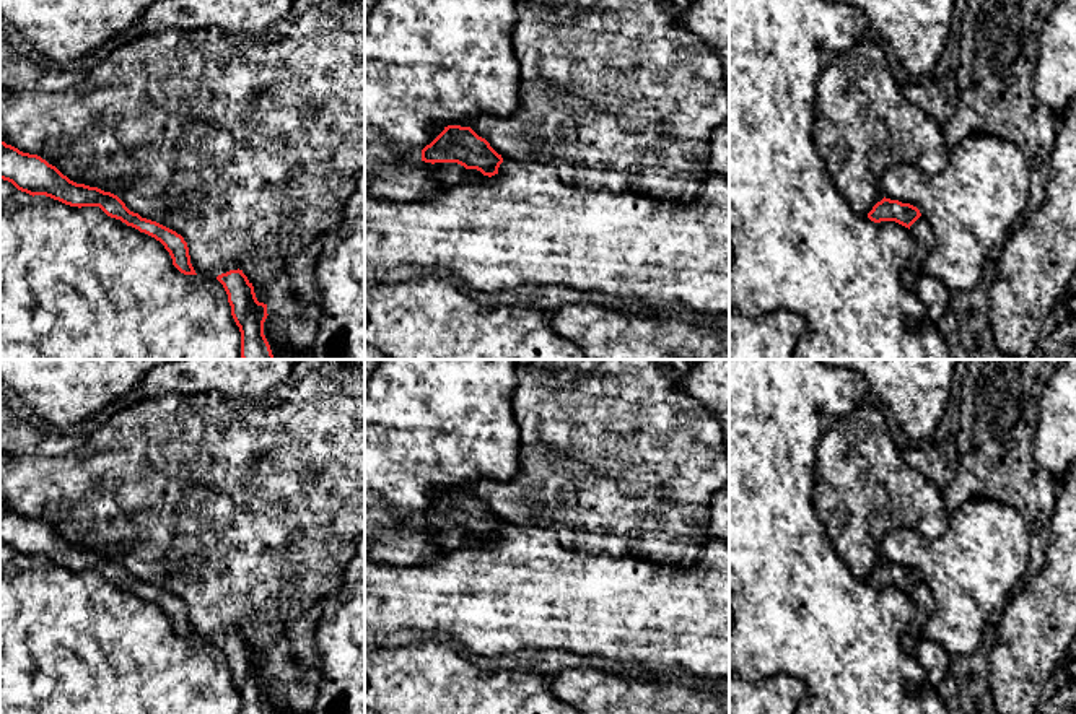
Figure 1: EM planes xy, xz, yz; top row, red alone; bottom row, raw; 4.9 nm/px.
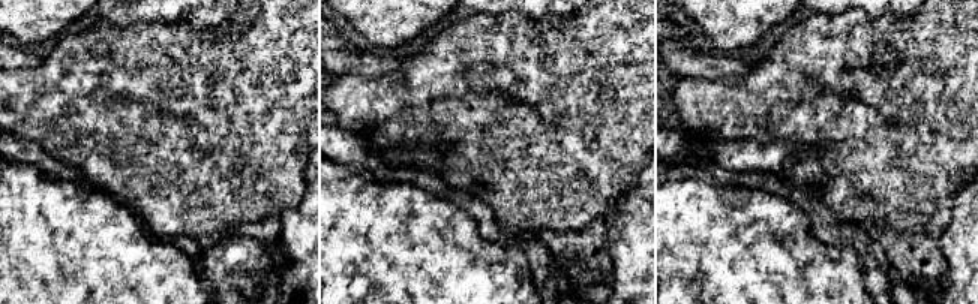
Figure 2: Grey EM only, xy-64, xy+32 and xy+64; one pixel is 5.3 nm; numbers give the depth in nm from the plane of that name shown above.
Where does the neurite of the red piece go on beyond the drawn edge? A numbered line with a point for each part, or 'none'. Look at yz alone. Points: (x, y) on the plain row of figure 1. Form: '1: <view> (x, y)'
none

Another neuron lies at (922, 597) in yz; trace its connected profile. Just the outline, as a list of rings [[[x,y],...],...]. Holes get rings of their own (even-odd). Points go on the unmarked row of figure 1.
[[[920,581],[912,590],[910,599],[915,605],[916,613],[921,613],[925,618],[929,616],[934,610],[934,597],[929,587]]]

